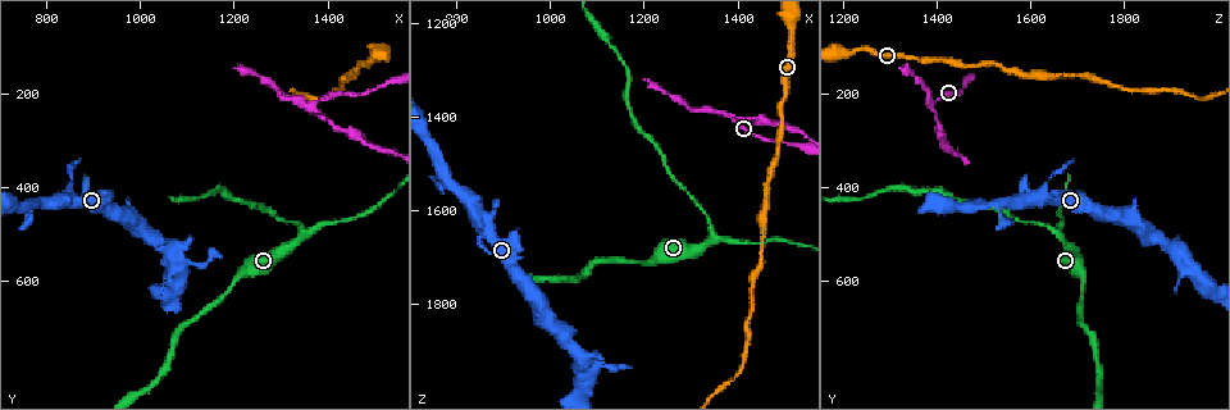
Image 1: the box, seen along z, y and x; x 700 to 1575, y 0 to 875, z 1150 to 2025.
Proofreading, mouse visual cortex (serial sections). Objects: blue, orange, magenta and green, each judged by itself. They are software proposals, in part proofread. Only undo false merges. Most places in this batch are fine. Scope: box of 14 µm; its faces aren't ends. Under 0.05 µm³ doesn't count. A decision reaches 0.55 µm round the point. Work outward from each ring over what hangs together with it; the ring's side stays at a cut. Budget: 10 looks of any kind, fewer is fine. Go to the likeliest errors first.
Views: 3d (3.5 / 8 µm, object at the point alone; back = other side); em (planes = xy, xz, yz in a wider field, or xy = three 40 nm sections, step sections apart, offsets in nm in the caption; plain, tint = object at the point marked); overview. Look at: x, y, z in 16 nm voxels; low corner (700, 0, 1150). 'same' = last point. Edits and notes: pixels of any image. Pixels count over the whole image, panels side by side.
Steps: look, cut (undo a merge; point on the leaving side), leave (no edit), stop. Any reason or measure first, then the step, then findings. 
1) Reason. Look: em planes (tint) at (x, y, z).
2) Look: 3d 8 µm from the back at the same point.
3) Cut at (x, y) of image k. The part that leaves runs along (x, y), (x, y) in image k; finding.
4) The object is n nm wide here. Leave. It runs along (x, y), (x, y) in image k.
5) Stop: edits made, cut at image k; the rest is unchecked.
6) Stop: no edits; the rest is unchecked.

Side arm on a straight run. Look: 3d 3.5 µm from the back at (1370, 240, 1395).

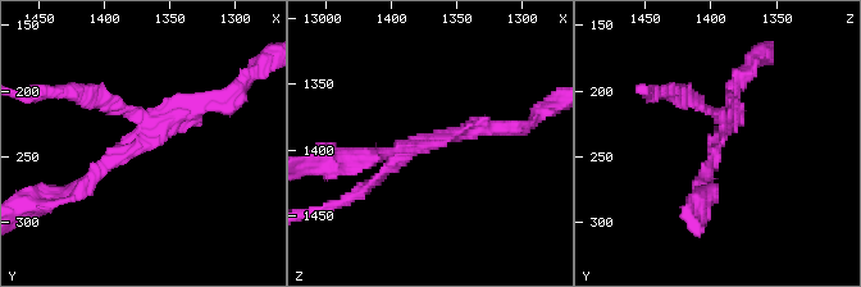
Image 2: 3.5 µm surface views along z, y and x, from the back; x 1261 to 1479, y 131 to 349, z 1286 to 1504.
3 arms meet here; the arms are 150, 200, 200 nm wide. Look: em planes (tint) at (1372, 238, 1394).

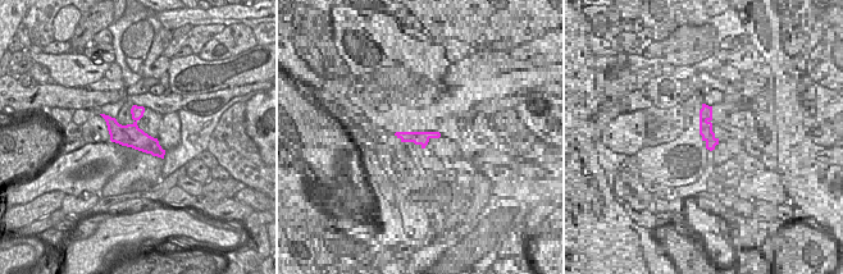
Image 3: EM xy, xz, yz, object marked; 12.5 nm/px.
Cut at (178, 113) of image 2. The part that leaves runs along (131, 113), (139, 141), (64, 192) in image 2; two cells meet here.

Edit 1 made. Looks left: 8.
Look: overview.

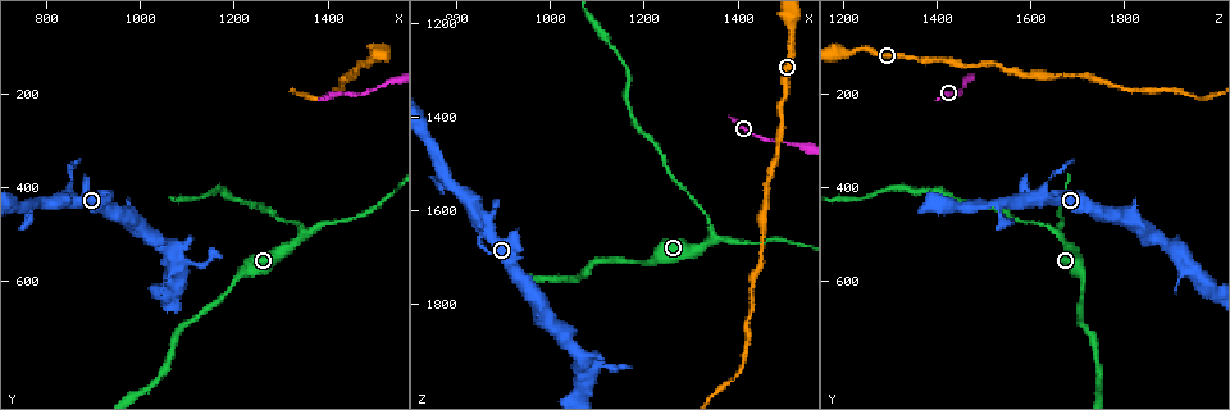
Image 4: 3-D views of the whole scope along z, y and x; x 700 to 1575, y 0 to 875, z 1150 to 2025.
Three-way junction. Look: 3d 3.5 µm at (1340, 505, 1655).

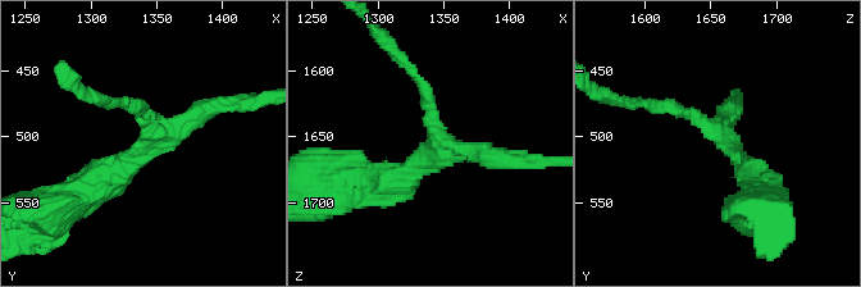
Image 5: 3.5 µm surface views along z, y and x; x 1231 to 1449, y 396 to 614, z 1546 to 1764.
3 arms meet here; the arms are 150, 250, 350 nm wide. Look: em xy step 3 (tint) at (1346, 500, 1662).

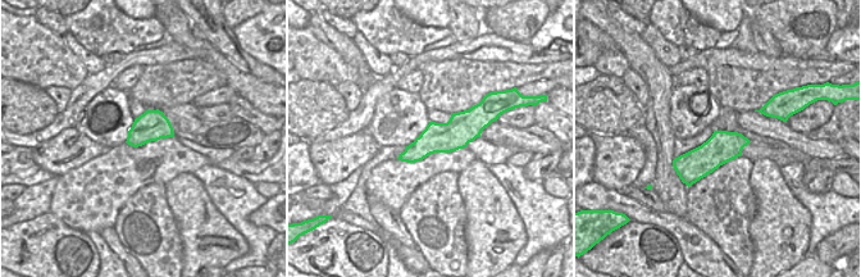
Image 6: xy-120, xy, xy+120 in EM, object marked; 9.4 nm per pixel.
Look: em xy step 5 (tint) at the same point.

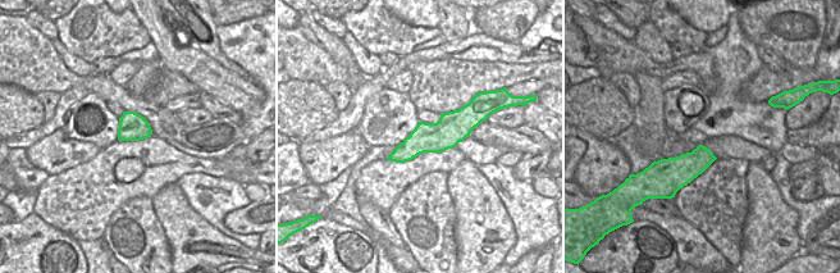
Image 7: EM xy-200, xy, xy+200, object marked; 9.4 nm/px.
Leave. It runs along (471, 117), (392, 157) in image 7; all the same cell.

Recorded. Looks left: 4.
Four-way junction. Look: 3d 3.5 µm at (1080, 530, 1910).

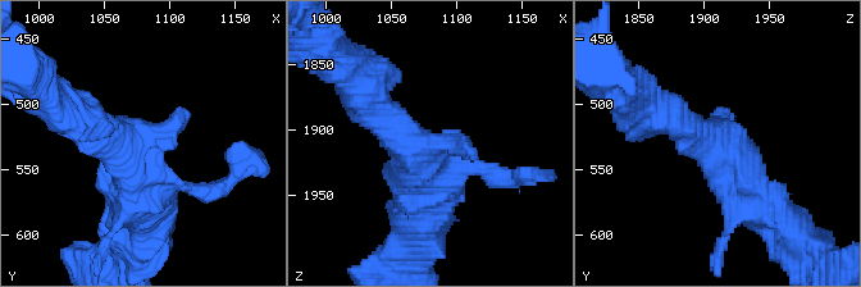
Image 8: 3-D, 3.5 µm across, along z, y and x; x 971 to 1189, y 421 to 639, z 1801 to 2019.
Look: em xy step 1 (plain) at (1078, 526, 1912).

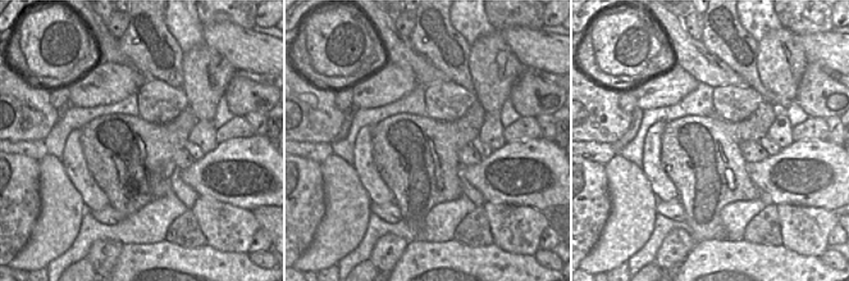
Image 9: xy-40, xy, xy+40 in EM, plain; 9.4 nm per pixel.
With the object marked. Look: em xy step 1 (tint) at the same point.

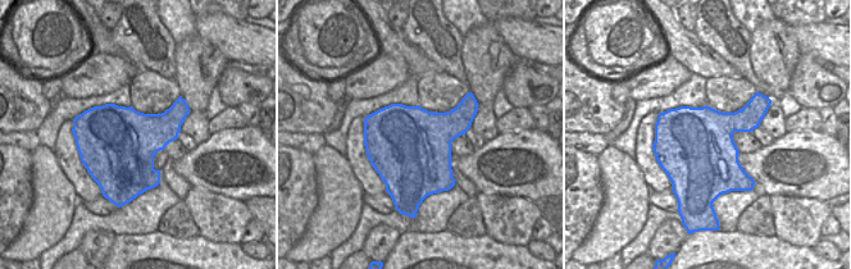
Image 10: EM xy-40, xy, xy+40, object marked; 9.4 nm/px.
Leave. It runs along (692, 135), (803, 245) in image 8; continuous, no second cell.

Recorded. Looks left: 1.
Stop: edits made, cut at image 2; the rest is unchecked.

